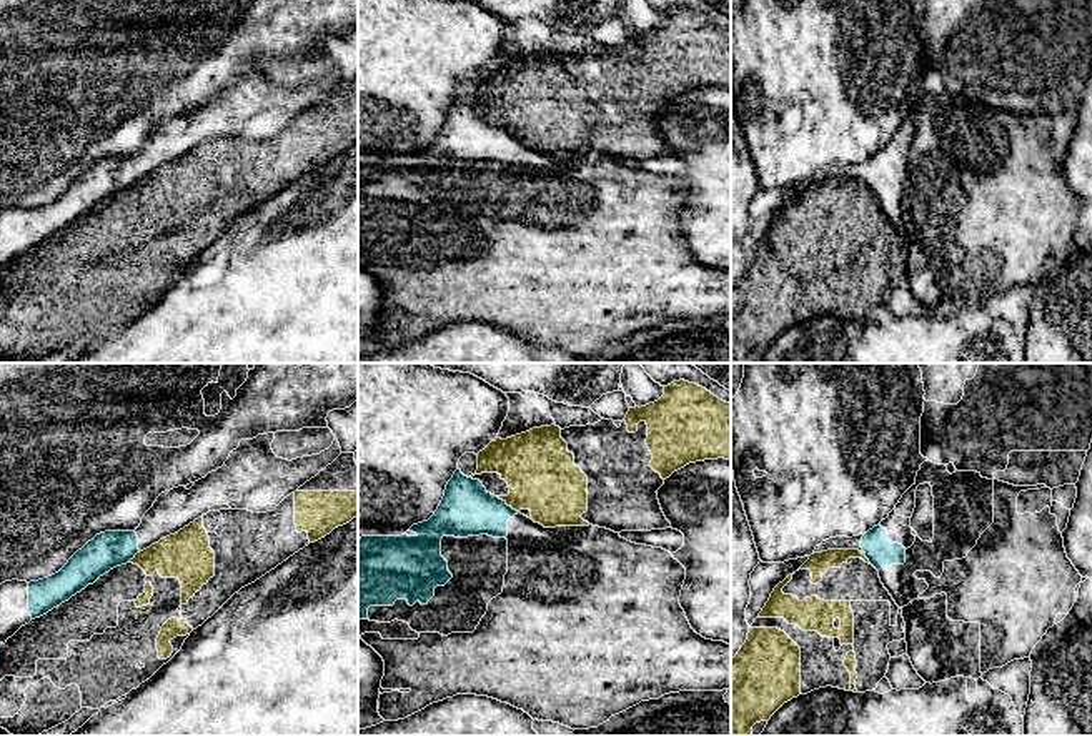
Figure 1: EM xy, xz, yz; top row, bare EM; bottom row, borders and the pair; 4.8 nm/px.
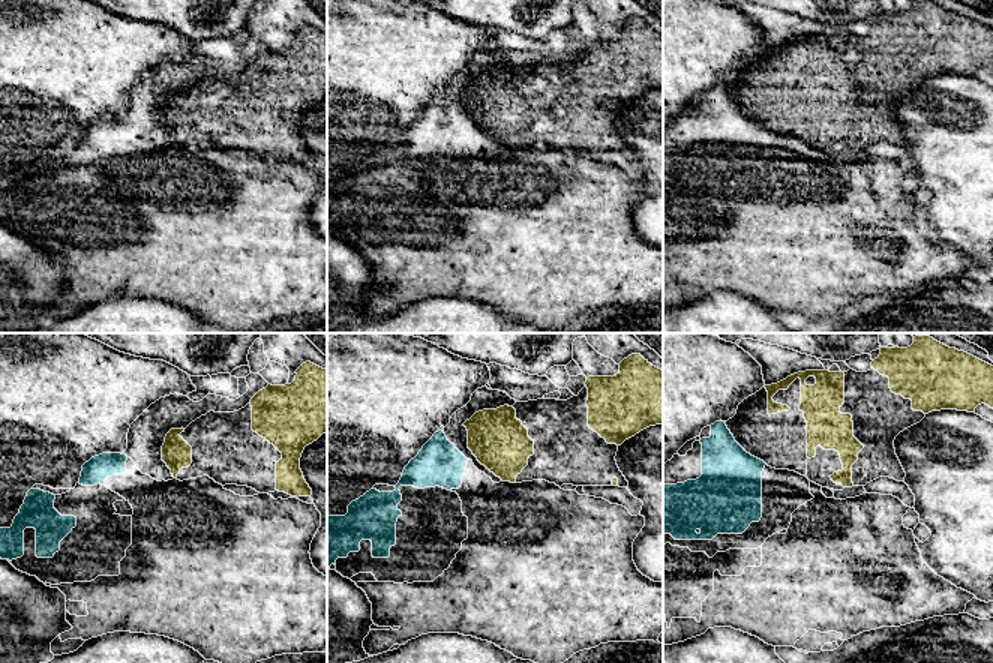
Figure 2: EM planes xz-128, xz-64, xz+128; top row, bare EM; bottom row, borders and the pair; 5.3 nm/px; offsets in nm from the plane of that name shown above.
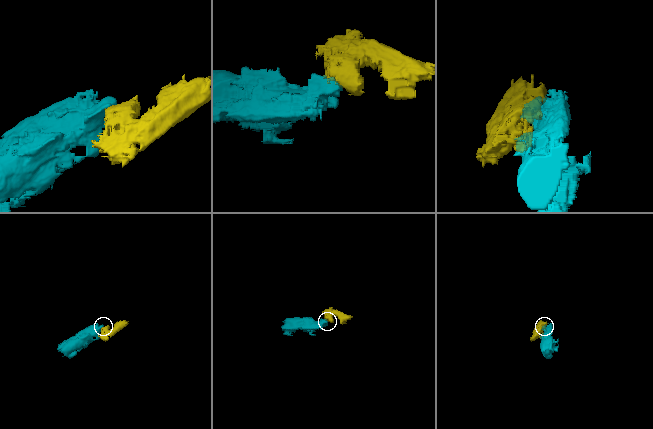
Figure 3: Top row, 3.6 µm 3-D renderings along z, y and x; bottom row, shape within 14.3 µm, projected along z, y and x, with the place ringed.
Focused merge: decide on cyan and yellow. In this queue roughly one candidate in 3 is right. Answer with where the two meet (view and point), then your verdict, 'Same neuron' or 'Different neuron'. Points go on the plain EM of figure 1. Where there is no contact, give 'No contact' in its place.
Touches cyan at xz (505, 130). Different neuron

